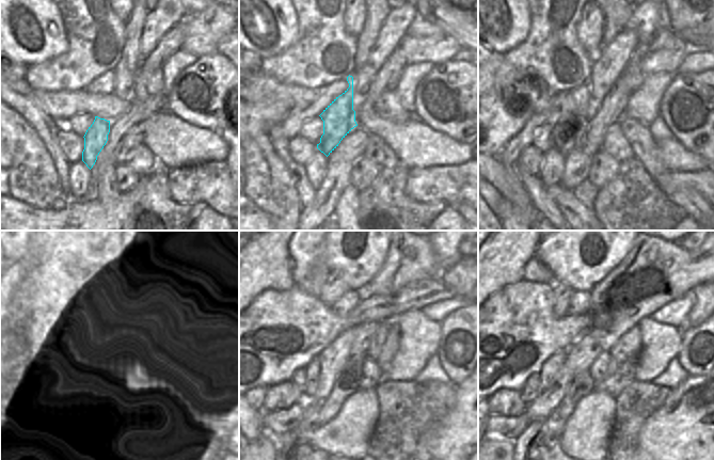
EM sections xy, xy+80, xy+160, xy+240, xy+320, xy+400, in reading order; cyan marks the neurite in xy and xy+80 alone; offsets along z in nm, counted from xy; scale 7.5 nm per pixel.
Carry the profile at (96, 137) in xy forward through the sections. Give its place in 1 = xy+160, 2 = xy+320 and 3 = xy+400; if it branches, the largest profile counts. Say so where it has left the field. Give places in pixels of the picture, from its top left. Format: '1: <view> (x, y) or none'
1: xy+160 (575, 101)
2: xy+320 (350, 299)
3: xy+400 (580, 301)

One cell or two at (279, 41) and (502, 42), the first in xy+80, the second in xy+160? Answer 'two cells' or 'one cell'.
one cell

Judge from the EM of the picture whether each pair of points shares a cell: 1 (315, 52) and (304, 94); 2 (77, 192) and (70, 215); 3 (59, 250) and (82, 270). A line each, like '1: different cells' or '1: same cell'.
1: different cells
2: different cells
3: same cell

